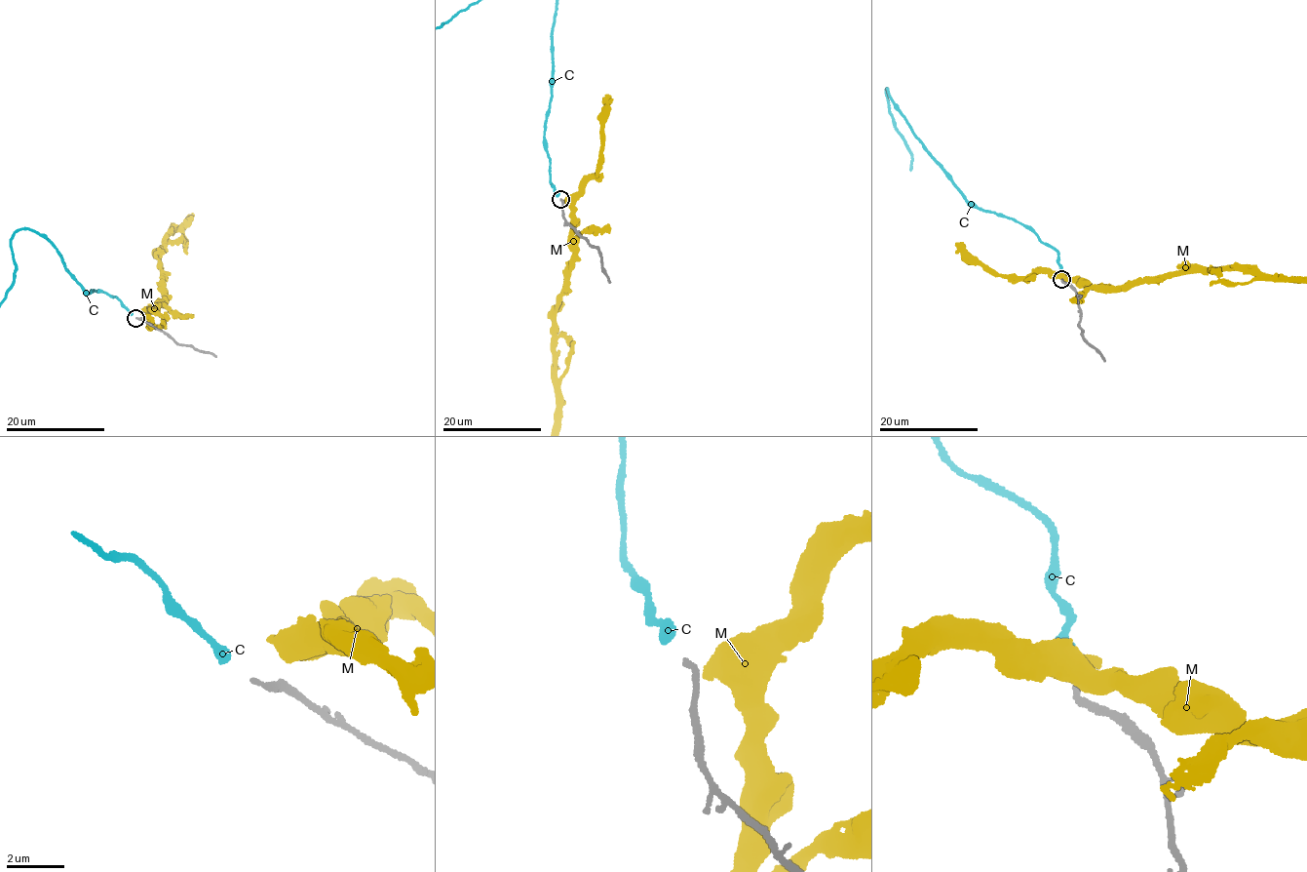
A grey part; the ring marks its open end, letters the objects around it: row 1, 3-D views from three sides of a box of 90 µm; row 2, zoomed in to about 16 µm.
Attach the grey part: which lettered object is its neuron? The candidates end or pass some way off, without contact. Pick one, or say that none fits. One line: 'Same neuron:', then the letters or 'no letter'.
Same neuron: C

